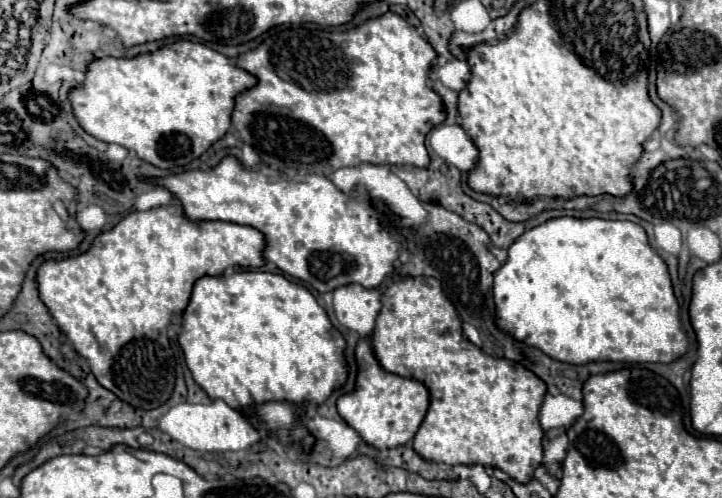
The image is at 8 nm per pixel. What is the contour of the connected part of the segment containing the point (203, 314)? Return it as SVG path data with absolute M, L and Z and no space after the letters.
M233 272L233 274L223 274L223 276L205 276L199 278L195 282L193 288L193 296L189 306L183 312L183 334L179 336L179 344L185 352L185 360L187 366L193 372L195 382L209 394L209 398L219 398L227 404L231 404L231 408L235 410L243 410L245 414L249 414L255 406L267 404L267 402L291 402L295 406L305 406L305 404L323 404L335 390L341 390L347 384L347 376L349 376L349 364L345 360L345 340L341 338L339 330L333 328L333 324L327 318L327 312L319 306L319 302L315 300L315 296L299 284L289 282L285 276L281 274L271 274L271 272Z

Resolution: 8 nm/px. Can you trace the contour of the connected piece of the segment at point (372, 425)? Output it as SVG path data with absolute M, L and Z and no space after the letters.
M361 338L357 342L355 356L359 364L357 388L355 392L337 400L337 410L341 418L351 424L351 428L355 428L363 436L363 440L367 440L367 444L377 450L395 448L411 442L429 408L427 386L415 378L403 378L383 370L383 366L373 354L371 338Z

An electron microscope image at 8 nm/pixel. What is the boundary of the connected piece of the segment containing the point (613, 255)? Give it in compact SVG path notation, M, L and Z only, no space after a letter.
M555 218L525 232L509 248L509 260L495 272L493 298L499 326L517 340L569 364L589 362L661 362L669 364L687 352L665 260L649 246L645 230L629 220Z

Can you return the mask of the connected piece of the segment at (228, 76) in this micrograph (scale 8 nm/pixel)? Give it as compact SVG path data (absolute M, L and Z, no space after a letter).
M177 40L155 54L143 54L127 60L101 58L91 62L85 84L79 90L73 90L69 98L73 102L75 118L87 134L107 144L125 146L157 168L175 168L189 166L195 158L207 152L207 148L225 138L231 126L235 98L255 84L257 78L233 64L227 56L191 40Z

